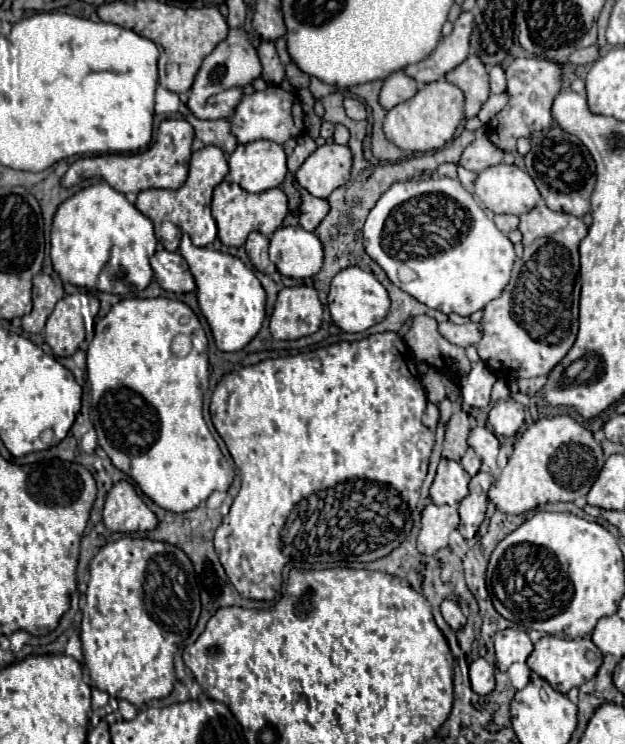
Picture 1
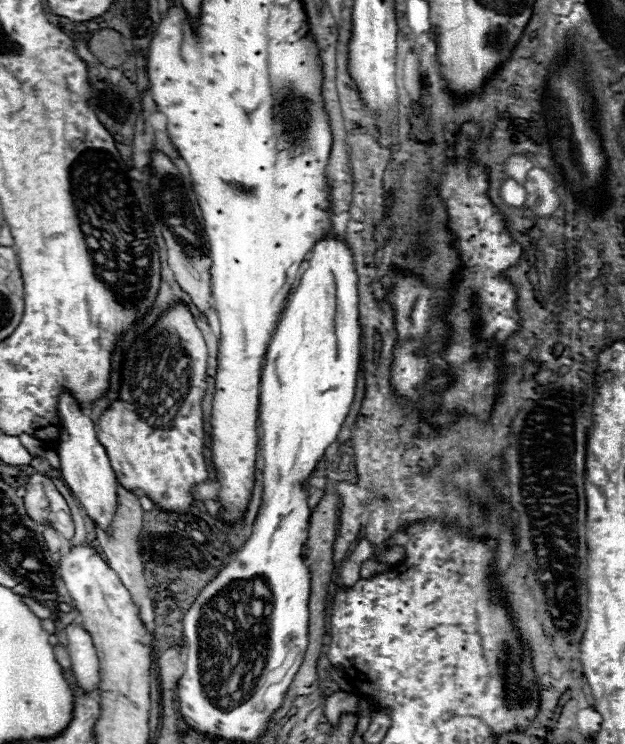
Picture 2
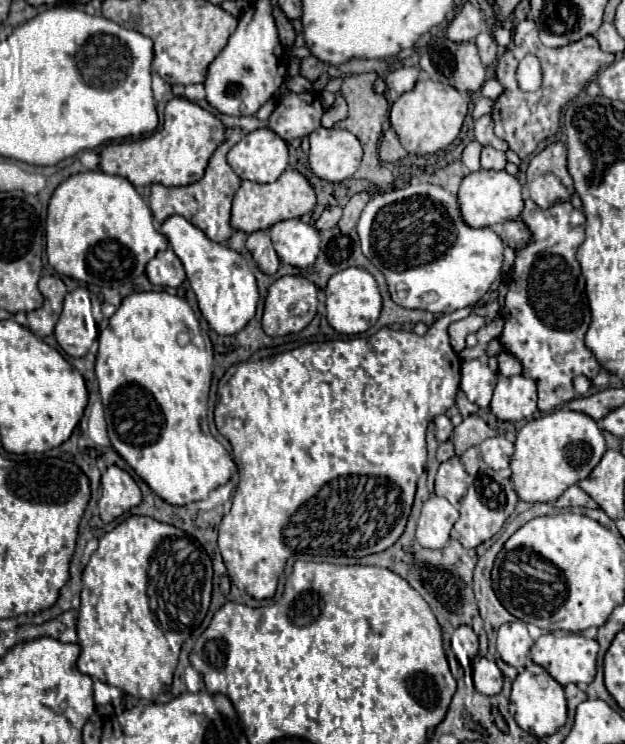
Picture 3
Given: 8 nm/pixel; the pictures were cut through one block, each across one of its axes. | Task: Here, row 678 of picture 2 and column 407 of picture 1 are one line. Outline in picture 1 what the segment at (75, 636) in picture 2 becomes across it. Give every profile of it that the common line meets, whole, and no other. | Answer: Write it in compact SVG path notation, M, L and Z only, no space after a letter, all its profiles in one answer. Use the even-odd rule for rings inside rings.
M394 72L382 84L380 106L384 110L392 110L394 106L398 106L400 102L406 102L414 94L416 94L416 82L410 80L410 76L406 76L404 72Z

